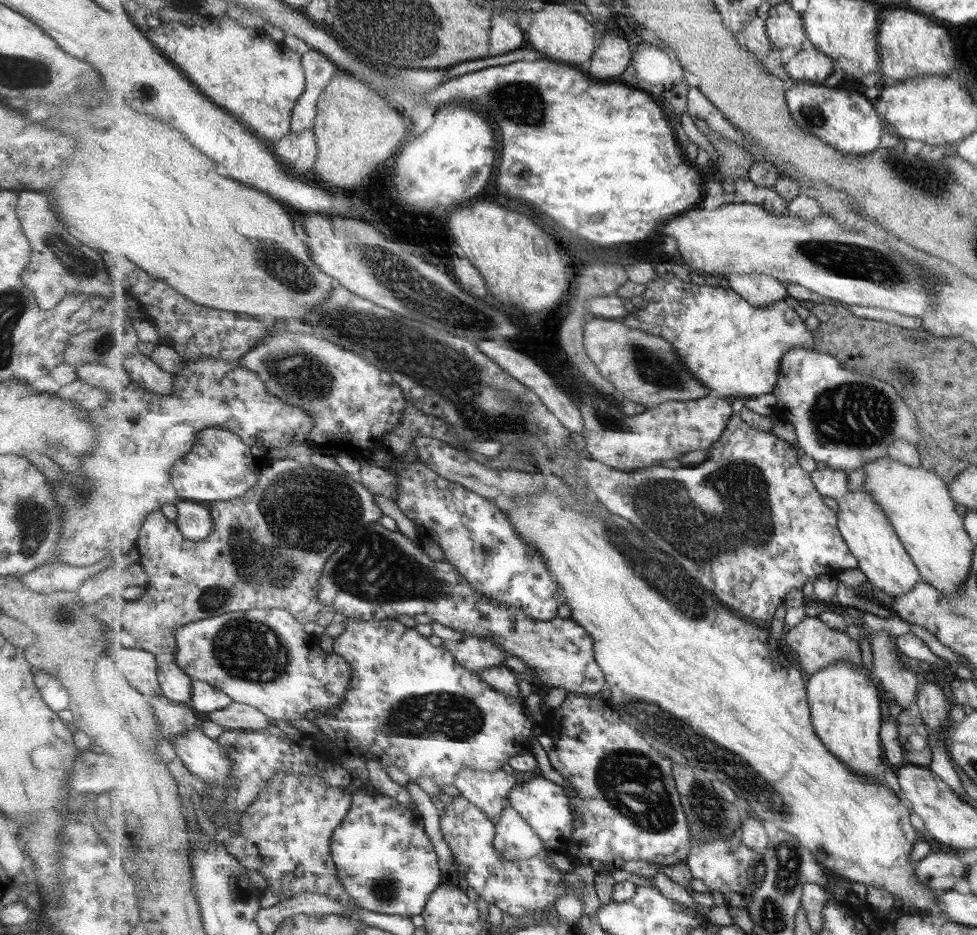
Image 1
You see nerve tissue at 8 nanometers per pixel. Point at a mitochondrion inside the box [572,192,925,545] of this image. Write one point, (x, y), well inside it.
(844, 415)

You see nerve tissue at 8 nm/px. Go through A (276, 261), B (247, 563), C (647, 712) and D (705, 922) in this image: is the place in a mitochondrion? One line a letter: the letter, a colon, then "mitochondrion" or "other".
A: mitochondrion
B: mitochondrion
C: mitochondrion
D: other

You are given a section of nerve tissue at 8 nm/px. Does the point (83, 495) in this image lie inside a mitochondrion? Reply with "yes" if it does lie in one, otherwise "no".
yes

